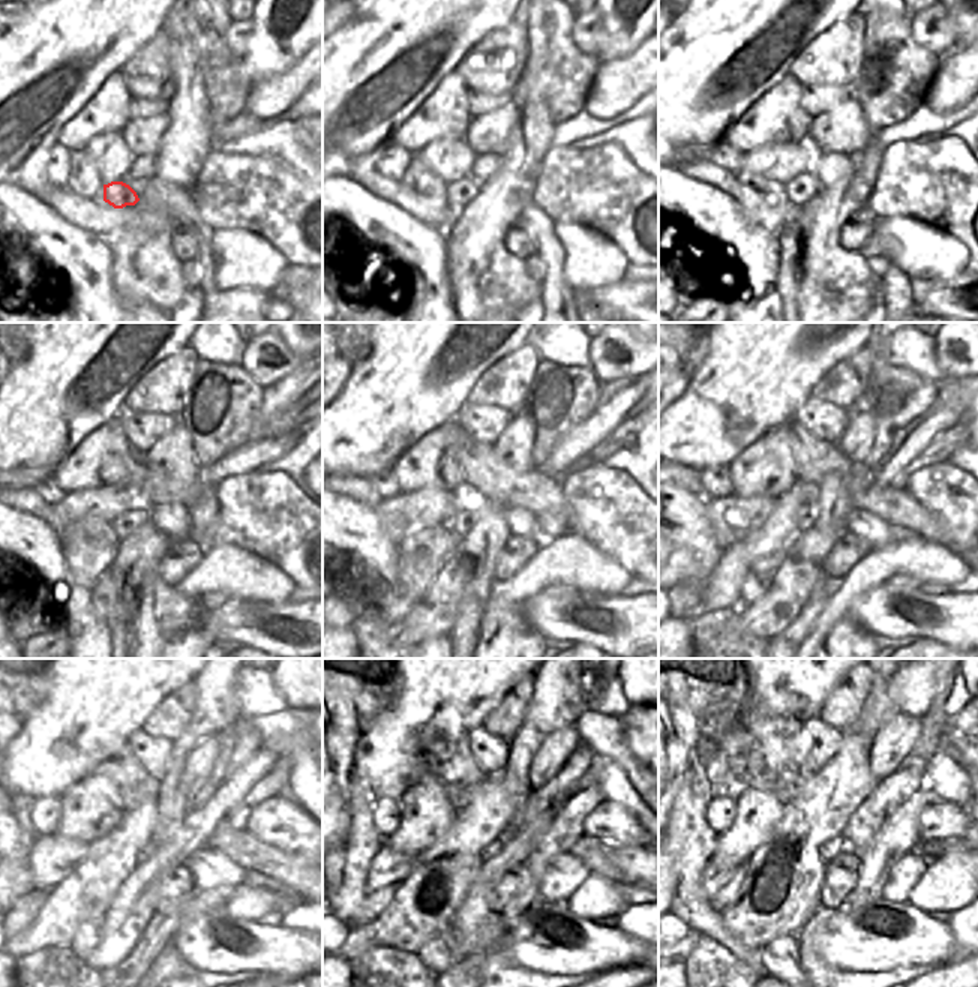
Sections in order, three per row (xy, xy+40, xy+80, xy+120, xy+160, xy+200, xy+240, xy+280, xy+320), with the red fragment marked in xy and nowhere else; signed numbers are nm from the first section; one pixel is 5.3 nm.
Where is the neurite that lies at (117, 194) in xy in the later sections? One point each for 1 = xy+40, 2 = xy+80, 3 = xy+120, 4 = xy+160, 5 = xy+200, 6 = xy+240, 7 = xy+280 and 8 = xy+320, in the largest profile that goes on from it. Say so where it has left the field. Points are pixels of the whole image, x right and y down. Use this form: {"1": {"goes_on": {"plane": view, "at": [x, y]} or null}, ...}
{"1": {"goes_on": {"plane": "xy+40", "at": [459, 194]}}, "2": {"goes_on": {"plane": "xy+80", "at": [801, 189]}}, "3": {"goes_on": {"plane": "xy+120", "at": [128, 522]}}, "4": {"goes_on": {"plane": "xy+160", "at": [468, 513]}}, "5": {"goes_on": {"plane": "xy+200", "at": [806, 519]}}, "6": {"goes_on": {"plane": "xy+240", "at": [147, 851]}}, "7": {"goes_on": {"plane": "xy+280", "at": [491, 849]}}, "8": {"goes_on": {"plane": "xy+320", "at": [831, 848]}}}

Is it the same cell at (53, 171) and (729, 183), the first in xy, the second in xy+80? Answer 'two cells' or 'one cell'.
two cells

